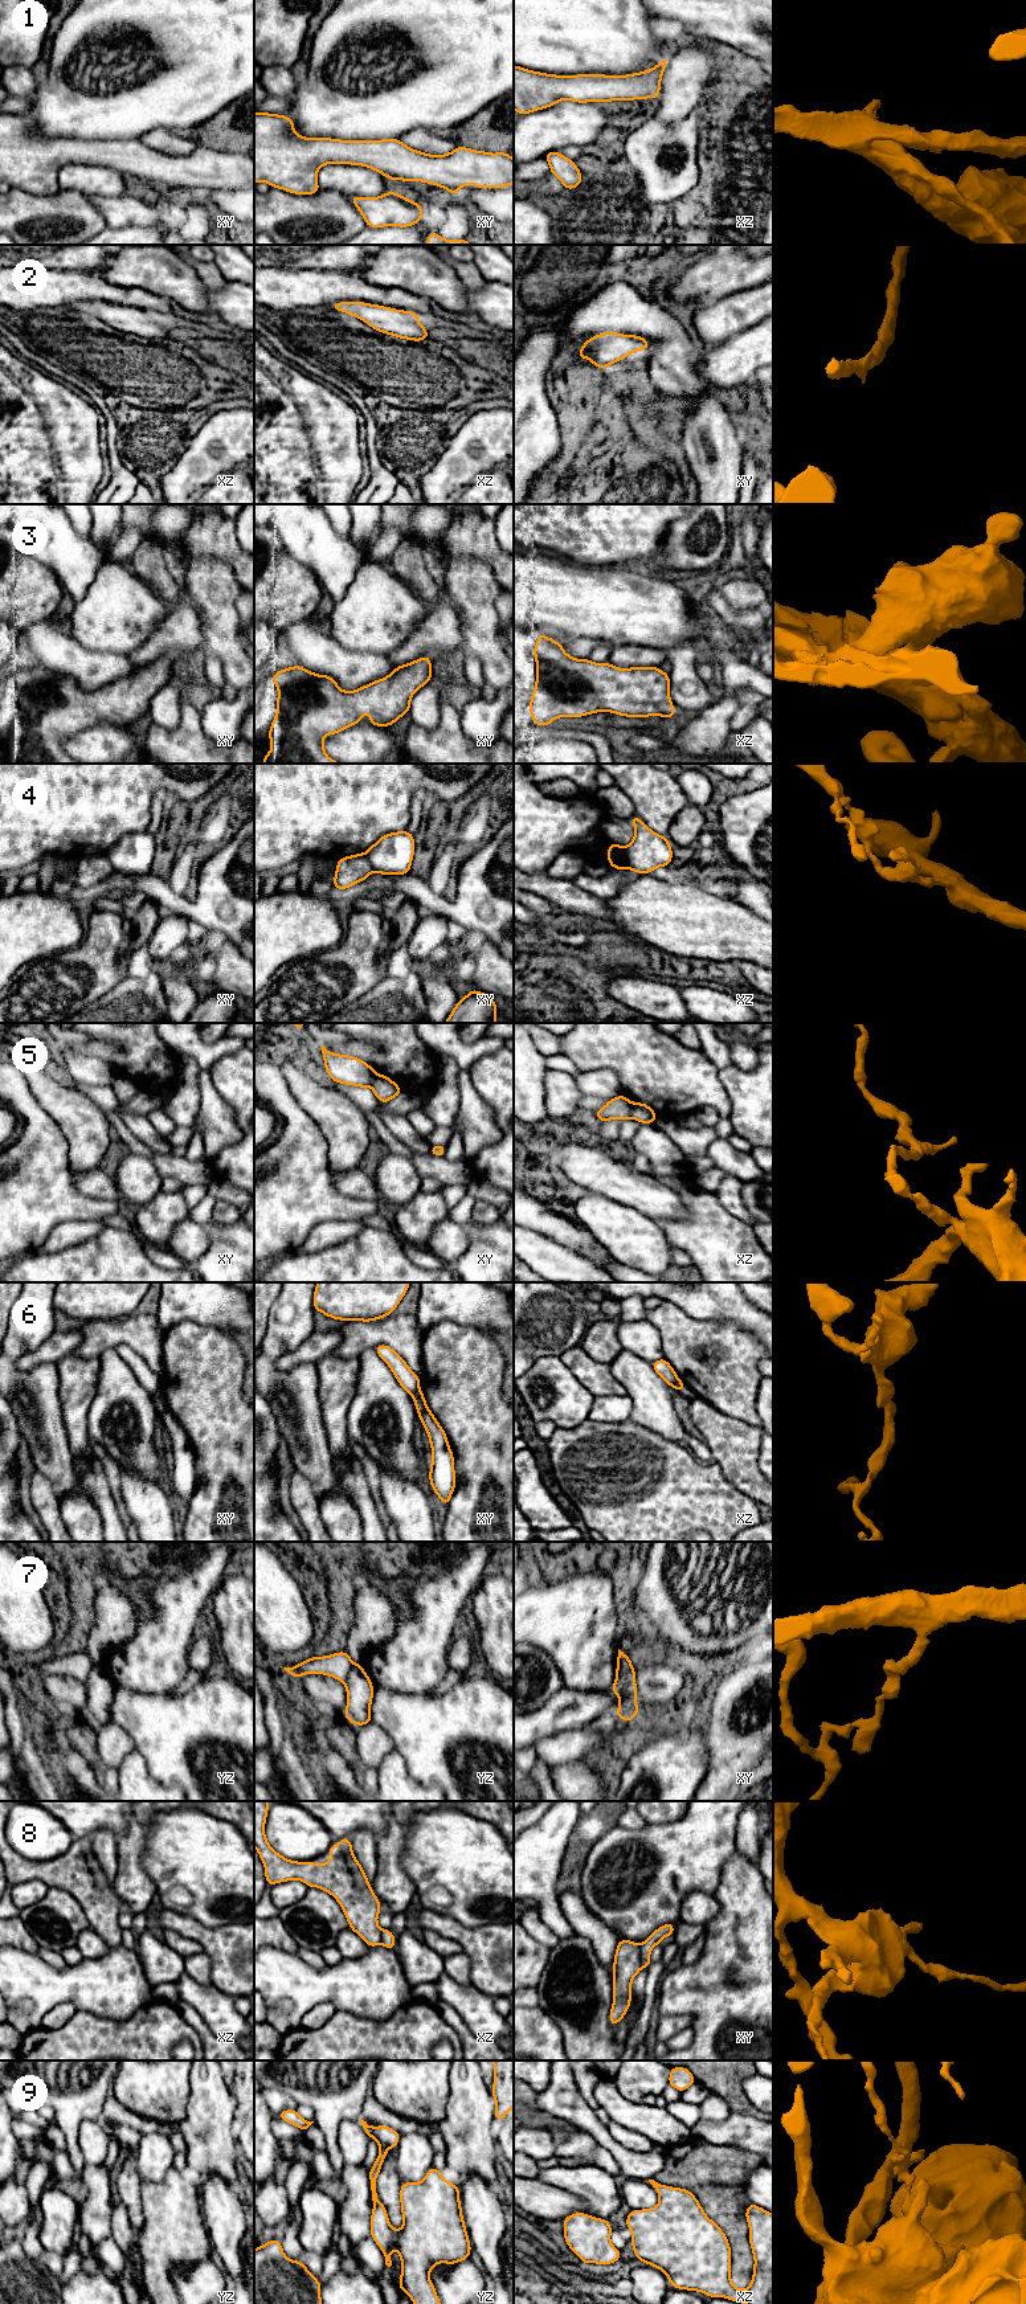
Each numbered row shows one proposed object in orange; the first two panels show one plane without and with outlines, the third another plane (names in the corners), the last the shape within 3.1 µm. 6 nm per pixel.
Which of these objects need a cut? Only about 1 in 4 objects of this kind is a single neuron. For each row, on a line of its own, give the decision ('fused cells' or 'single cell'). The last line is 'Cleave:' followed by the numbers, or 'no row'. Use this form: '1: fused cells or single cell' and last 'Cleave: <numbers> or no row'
1: single cell
2: single cell
3: single cell
4: fused cells
5: fused cells
6: fused cells
7: fused cells
8: fused cells
9: fused cells
Cleave: 4, 5, 6, 7, 8, 9

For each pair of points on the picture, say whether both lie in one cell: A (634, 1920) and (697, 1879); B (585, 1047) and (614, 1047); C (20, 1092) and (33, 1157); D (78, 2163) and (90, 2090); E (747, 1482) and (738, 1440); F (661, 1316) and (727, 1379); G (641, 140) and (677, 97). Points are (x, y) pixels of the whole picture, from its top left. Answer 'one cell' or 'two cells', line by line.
A: one cell
B: one cell
C: one cell
D: one cell
E: one cell
F: one cell
G: two cells

